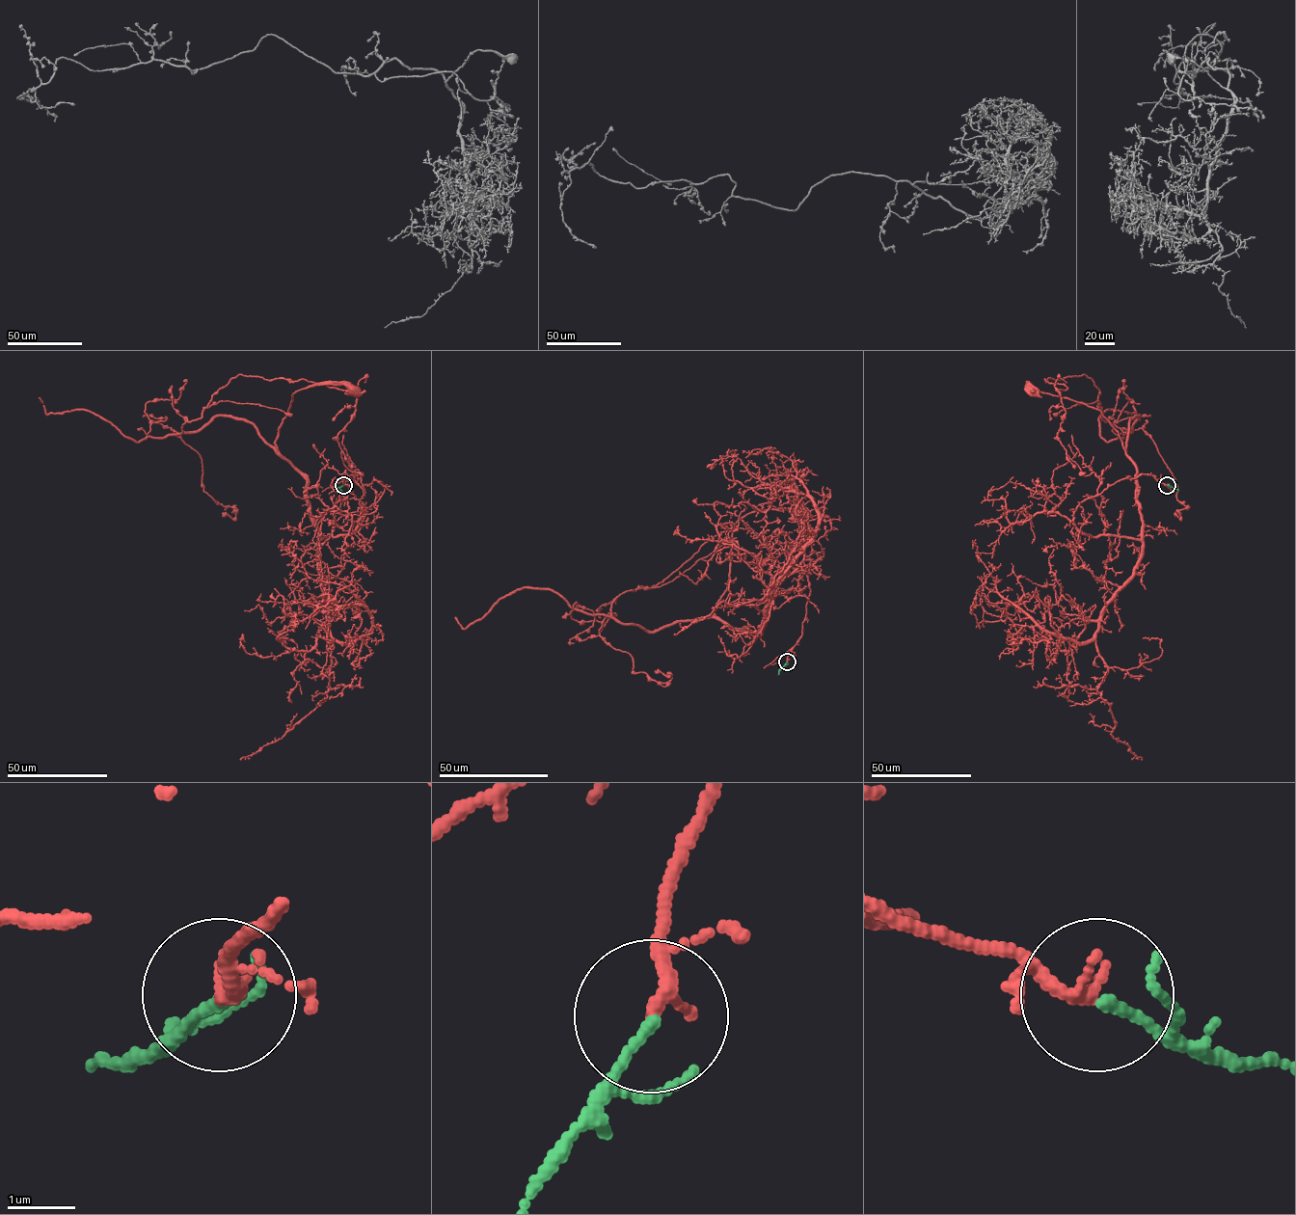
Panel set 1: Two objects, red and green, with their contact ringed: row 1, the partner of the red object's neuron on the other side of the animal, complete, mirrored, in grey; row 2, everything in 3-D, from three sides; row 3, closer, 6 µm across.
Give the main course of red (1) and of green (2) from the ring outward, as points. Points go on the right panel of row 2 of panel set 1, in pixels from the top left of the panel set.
1: (1167, 485), (1117, 481), (1077, 506), (1081, 532), (1141, 538), (1136, 466), (1098, 410), (1033, 391)
2: (1167, 485), (1178, 491)

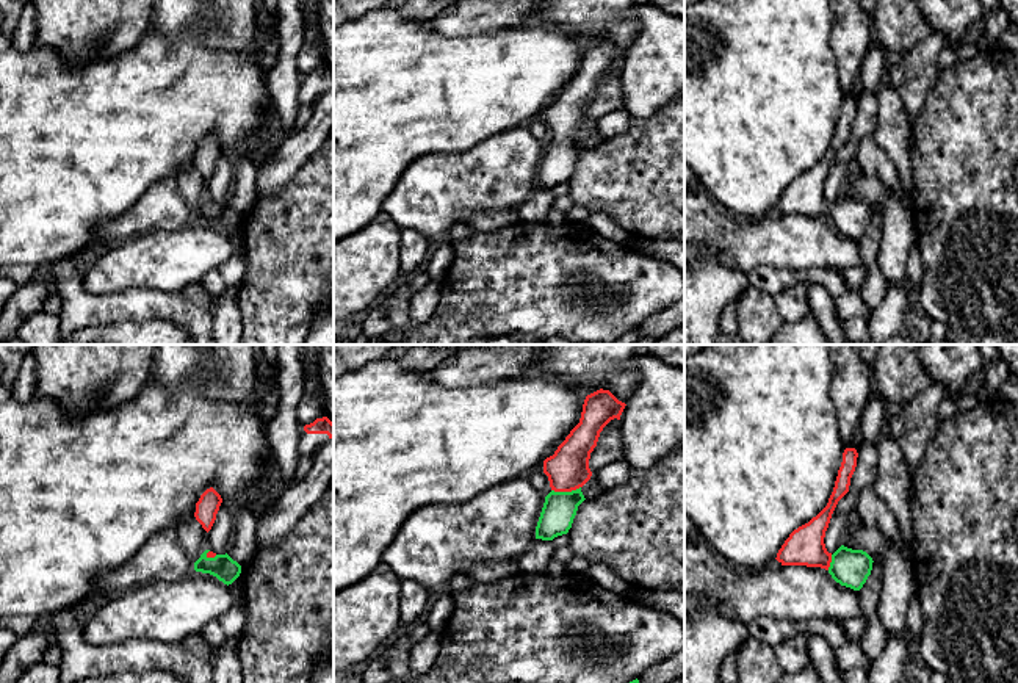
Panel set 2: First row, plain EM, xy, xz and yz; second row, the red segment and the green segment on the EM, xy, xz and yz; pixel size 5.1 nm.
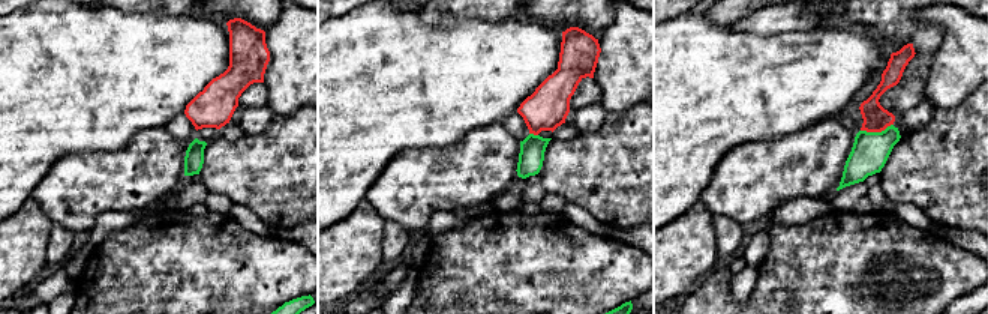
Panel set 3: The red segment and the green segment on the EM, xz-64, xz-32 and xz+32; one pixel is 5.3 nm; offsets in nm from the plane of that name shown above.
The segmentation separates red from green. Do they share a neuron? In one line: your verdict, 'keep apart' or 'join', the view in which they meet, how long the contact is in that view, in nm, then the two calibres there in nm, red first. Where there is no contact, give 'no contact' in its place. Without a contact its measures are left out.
join | xz | 150 nm | 220/170 nm

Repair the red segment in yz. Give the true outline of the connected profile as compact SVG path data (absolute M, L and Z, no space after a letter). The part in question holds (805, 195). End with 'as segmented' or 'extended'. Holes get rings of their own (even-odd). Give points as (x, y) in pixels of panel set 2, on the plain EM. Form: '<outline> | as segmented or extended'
M846 97L833 141L827 155L808 172L794 179L777 202L782 215L807 215L825 218L841 235L860 240L872 219L872 207L863 199L841 194L833 204L827 201L824 186L838 150L849 141L858 102Z | extended

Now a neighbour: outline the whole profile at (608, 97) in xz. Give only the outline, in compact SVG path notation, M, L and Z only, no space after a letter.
M614 67L600 81L597 96L590 102L589 117L594 122L603 114L622 107L623 96L620 86L620 72L617 67Z

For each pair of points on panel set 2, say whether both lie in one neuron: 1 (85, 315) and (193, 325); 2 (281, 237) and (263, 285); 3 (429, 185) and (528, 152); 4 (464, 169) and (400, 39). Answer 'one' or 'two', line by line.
1: one
2: one
3: one
4: two

